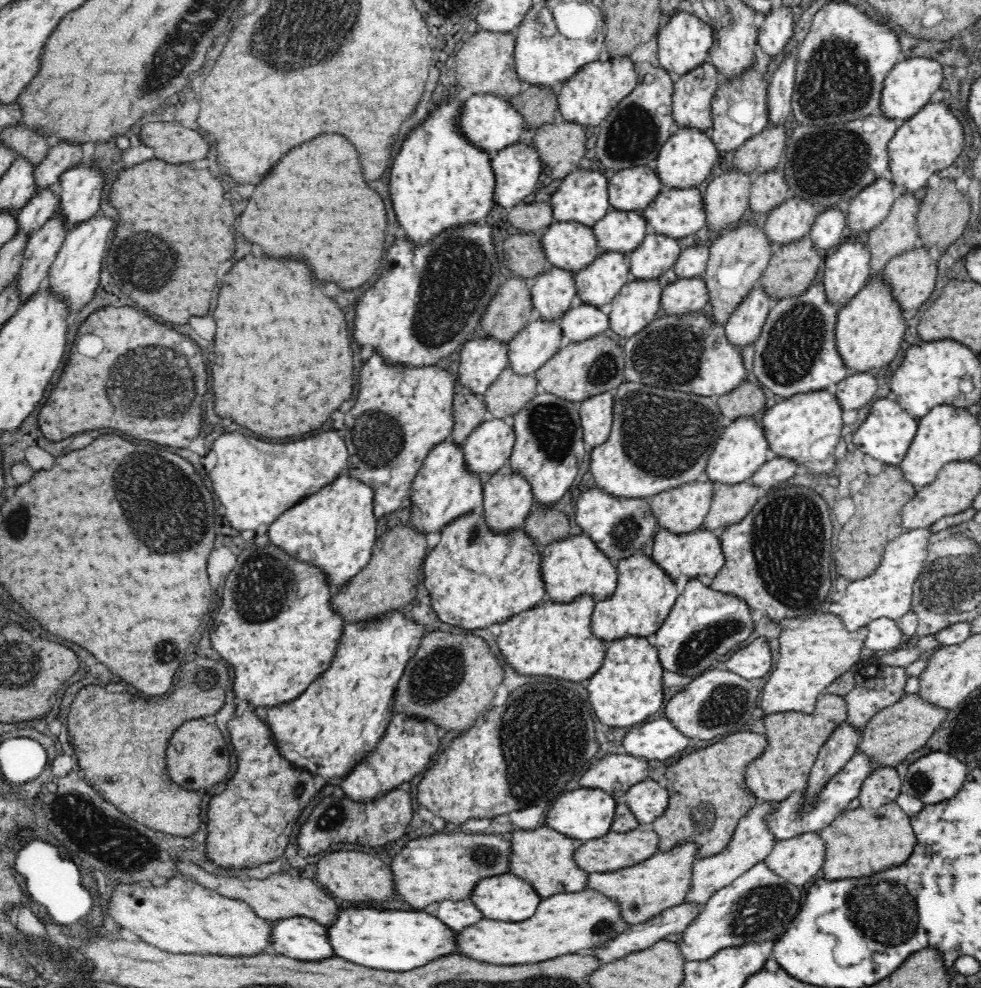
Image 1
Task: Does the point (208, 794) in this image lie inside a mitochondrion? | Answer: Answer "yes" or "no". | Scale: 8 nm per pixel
no

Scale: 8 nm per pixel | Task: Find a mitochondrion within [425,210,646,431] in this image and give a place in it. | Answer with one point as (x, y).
(603, 368)

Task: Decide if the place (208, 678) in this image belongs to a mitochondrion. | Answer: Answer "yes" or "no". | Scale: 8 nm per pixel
yes

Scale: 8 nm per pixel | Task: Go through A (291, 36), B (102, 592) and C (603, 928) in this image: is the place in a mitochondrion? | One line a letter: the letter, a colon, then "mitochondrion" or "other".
A: mitochondrion
B: other
C: mitochondrion

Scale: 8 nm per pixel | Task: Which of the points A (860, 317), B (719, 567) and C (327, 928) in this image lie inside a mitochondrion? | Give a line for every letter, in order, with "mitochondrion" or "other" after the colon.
A: other
B: other
C: other

